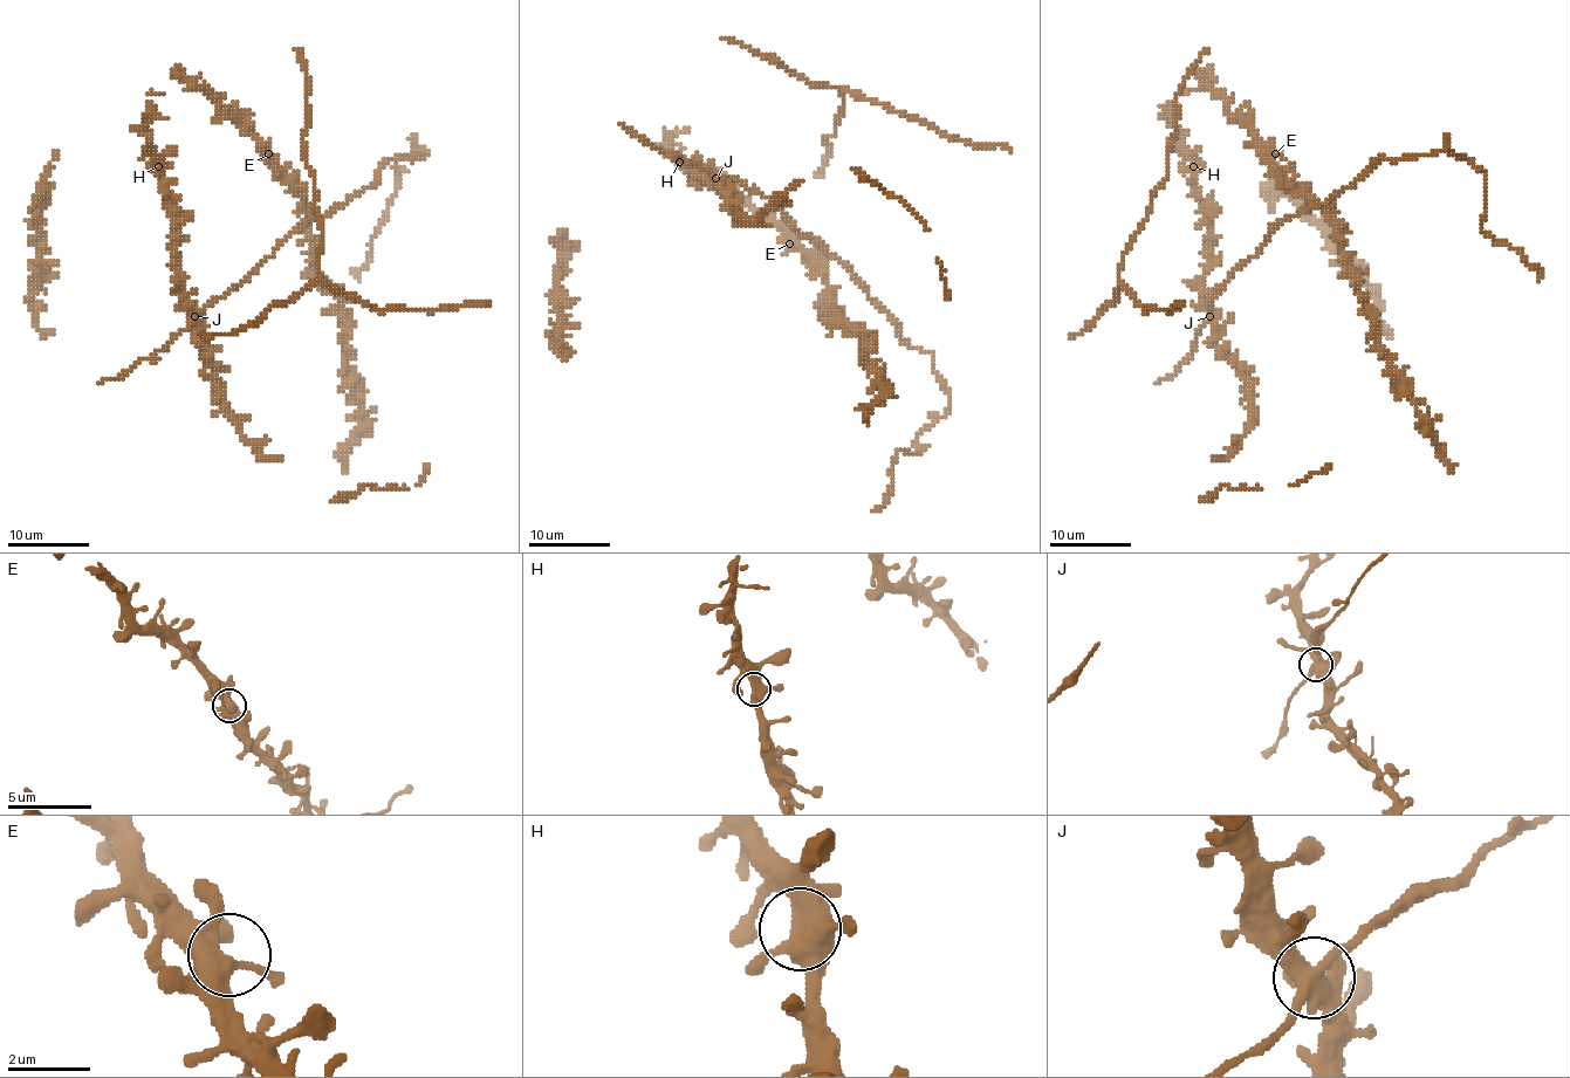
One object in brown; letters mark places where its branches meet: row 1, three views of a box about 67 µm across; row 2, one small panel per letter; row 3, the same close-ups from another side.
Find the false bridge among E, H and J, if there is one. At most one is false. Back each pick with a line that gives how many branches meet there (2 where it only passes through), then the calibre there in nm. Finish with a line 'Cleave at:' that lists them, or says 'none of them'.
Cleave at: none of them

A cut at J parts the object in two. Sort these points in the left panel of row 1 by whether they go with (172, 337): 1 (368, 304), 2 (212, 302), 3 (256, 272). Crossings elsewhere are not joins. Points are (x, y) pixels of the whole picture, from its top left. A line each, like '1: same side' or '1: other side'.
1: other side
2: same side
3: same side

